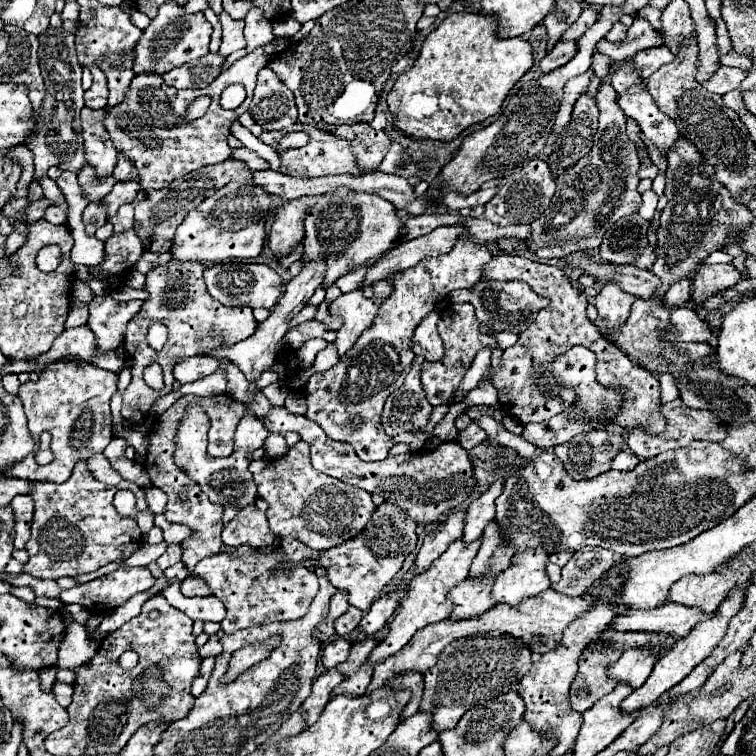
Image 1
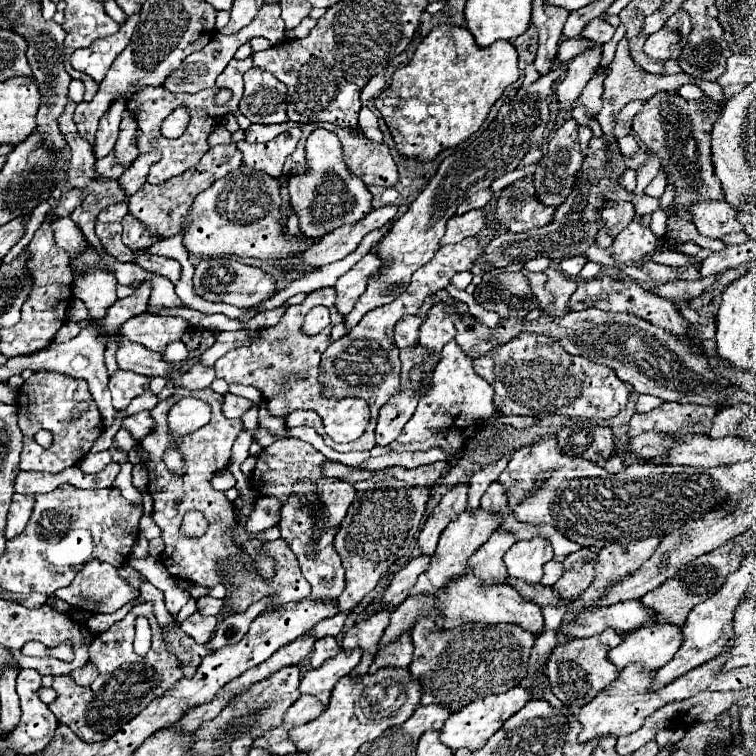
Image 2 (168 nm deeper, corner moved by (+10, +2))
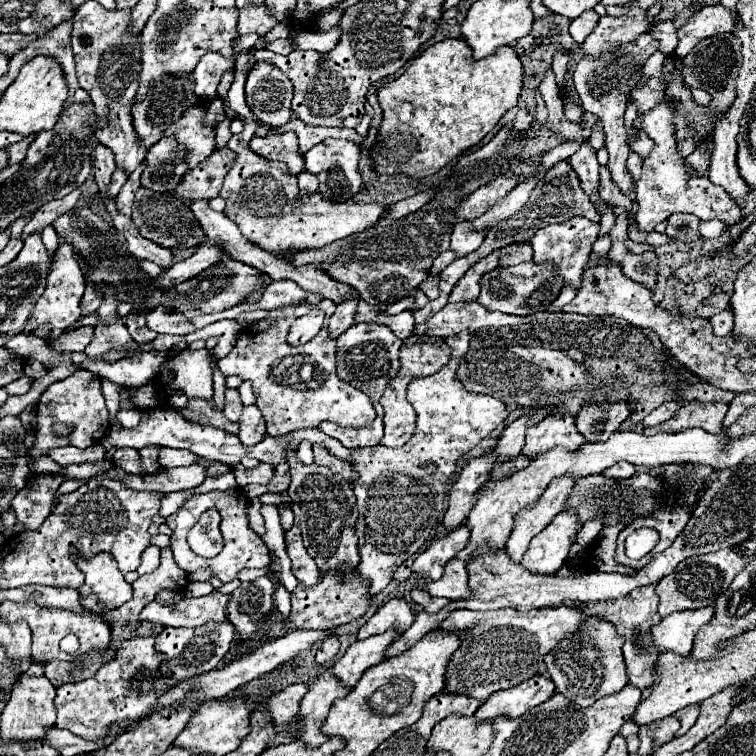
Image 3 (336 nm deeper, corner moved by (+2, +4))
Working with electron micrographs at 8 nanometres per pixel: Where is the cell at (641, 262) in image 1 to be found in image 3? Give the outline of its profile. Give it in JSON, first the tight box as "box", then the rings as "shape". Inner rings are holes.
{"box":[636,102,742,232],"shape":[[[666,102],[652,108],[642,118],[642,130],[656,142],[652,154],[644,160],[642,176],[636,182],[636,200],[638,200],[638,230],[654,232],[656,224],[666,220],[672,212],[688,212],[700,220],[720,220],[726,226],[738,224],[742,220],[742,208],[730,198],[728,192],[708,180],[708,176],[690,176],[690,166],[684,164],[684,158],[676,152],[674,126],[672,126],[672,108]]]}

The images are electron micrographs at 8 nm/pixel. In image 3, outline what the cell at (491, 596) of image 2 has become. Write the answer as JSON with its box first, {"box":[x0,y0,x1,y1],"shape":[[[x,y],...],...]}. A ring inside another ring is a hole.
{"box":[426,560,472,600],"shape":[[[450,560],[444,568],[444,576],[436,582],[428,582],[426,590],[430,596],[444,596],[452,600],[468,600],[472,598],[472,590],[468,586],[468,570],[460,560]]]}

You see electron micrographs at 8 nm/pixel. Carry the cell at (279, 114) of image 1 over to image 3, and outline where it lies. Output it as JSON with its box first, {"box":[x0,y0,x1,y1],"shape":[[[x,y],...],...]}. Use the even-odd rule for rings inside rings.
{"box":[246,62,292,126],"shape":[[[256,62],[246,80],[246,104],[258,122],[282,126],[290,120],[292,82],[272,62]]]}

